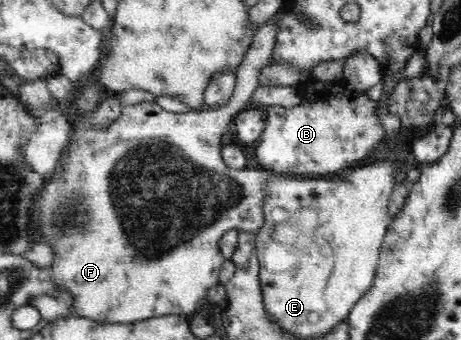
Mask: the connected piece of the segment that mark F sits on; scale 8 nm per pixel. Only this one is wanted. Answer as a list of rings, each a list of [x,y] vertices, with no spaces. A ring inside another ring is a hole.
[[[274,16],[265,22],[253,35],[249,50],[244,59],[240,62],[236,72],[236,85],[231,98],[227,104],[218,109],[203,108],[201,110],[191,110],[186,113],[167,112],[161,108],[156,101],[141,101],[137,104],[125,106],[121,116],[109,124],[105,131],[99,131],[93,127],[91,113],[79,113],[76,118],[76,125],[73,125],[73,134],[69,138],[69,145],[59,160],[58,170],[51,176],[40,190],[40,194],[33,209],[32,228],[35,241],[49,243],[55,251],[55,262],[49,267],[51,279],[55,285],[67,290],[73,297],[72,314],[83,318],[90,318],[97,322],[110,322],[111,324],[129,324],[147,320],[147,318],[157,318],[167,314],[194,314],[199,300],[207,296],[207,292],[219,282],[219,272],[223,266],[224,256],[219,248],[219,241],[227,230],[237,229],[257,233],[264,224],[265,215],[265,190],[271,180],[271,172],[257,169],[232,169],[226,165],[222,159],[221,151],[223,135],[229,130],[233,117],[243,109],[248,107],[252,96],[257,93],[259,87],[259,70],[272,58],[272,50],[276,41],[276,18]]]

